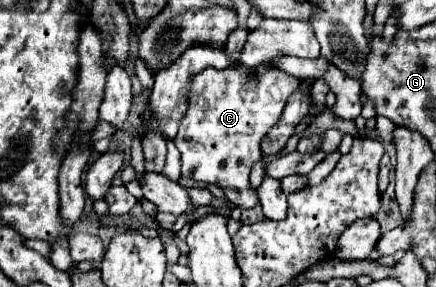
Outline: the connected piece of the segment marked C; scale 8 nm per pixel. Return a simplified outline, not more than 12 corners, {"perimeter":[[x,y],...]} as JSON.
{"perimeter":[[207,67],[175,135],[183,177],[255,207],[251,167],[297,79]]}

